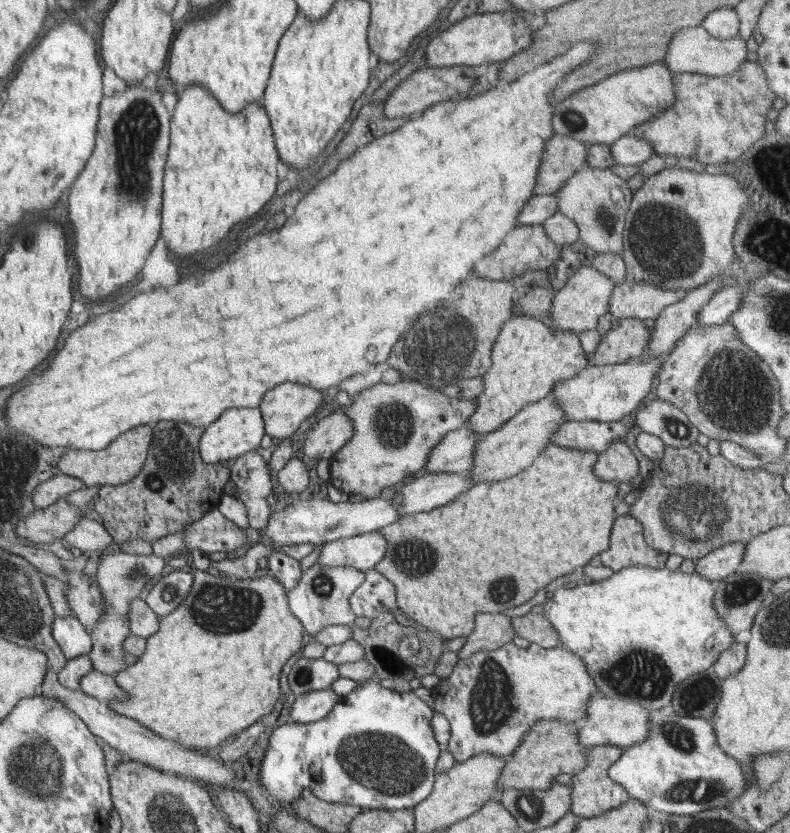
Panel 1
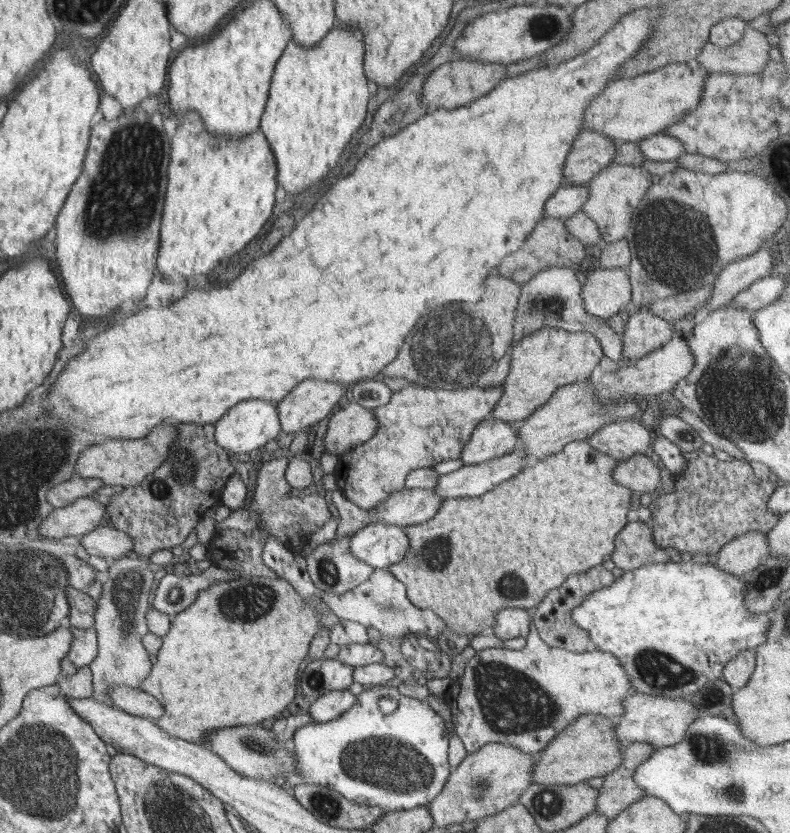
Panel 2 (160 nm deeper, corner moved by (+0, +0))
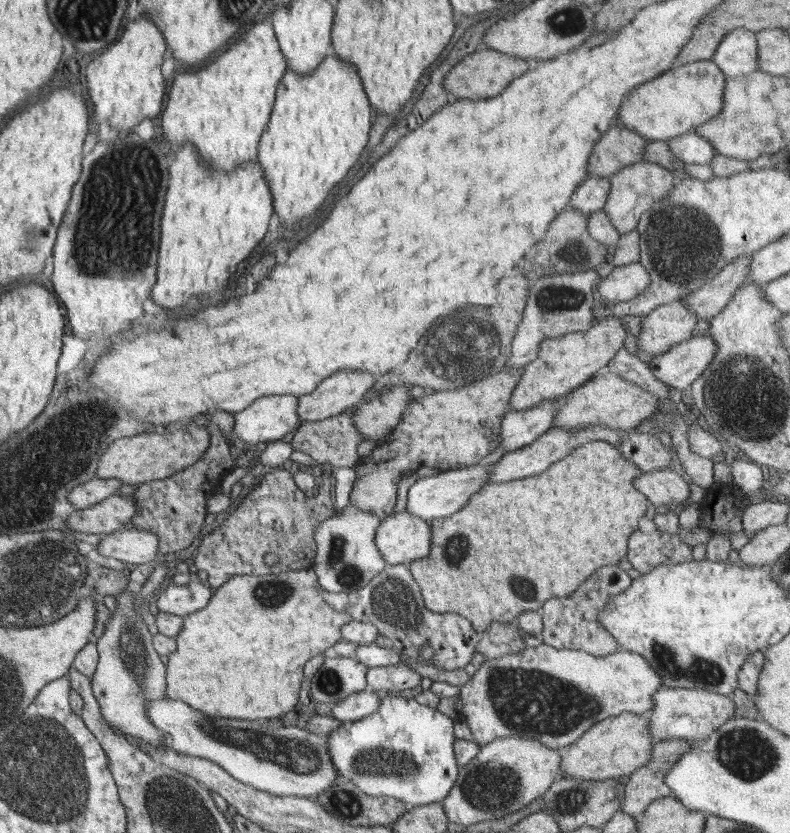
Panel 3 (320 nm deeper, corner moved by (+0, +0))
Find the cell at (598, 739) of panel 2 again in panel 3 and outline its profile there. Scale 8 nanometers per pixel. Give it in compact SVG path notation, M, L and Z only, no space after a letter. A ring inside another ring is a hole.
M623 713L596 722L576 742L562 749L560 777L586 780L618 779L648 764L653 753L650 721L641 715Z

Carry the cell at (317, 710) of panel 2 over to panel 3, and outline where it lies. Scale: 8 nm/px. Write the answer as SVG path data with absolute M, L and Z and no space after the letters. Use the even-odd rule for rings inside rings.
M366 689L358 693L352 693L348 699L330 706L331 714L342 723L356 722L361 718L372 715L380 707L380 699L372 689Z

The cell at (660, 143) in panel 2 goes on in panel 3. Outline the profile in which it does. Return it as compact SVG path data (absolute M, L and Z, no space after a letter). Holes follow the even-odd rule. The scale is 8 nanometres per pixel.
M693 132L675 136L668 140L668 148L678 160L687 164L710 165L717 155L707 138Z

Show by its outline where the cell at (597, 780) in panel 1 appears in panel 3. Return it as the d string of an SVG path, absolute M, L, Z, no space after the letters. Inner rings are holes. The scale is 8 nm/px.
M686 740L656 741L648 764L629 775L624 785L621 811L636 817L643 814L647 806L658 798L672 796L671 788L665 783L665 774L690 750L694 742Z

